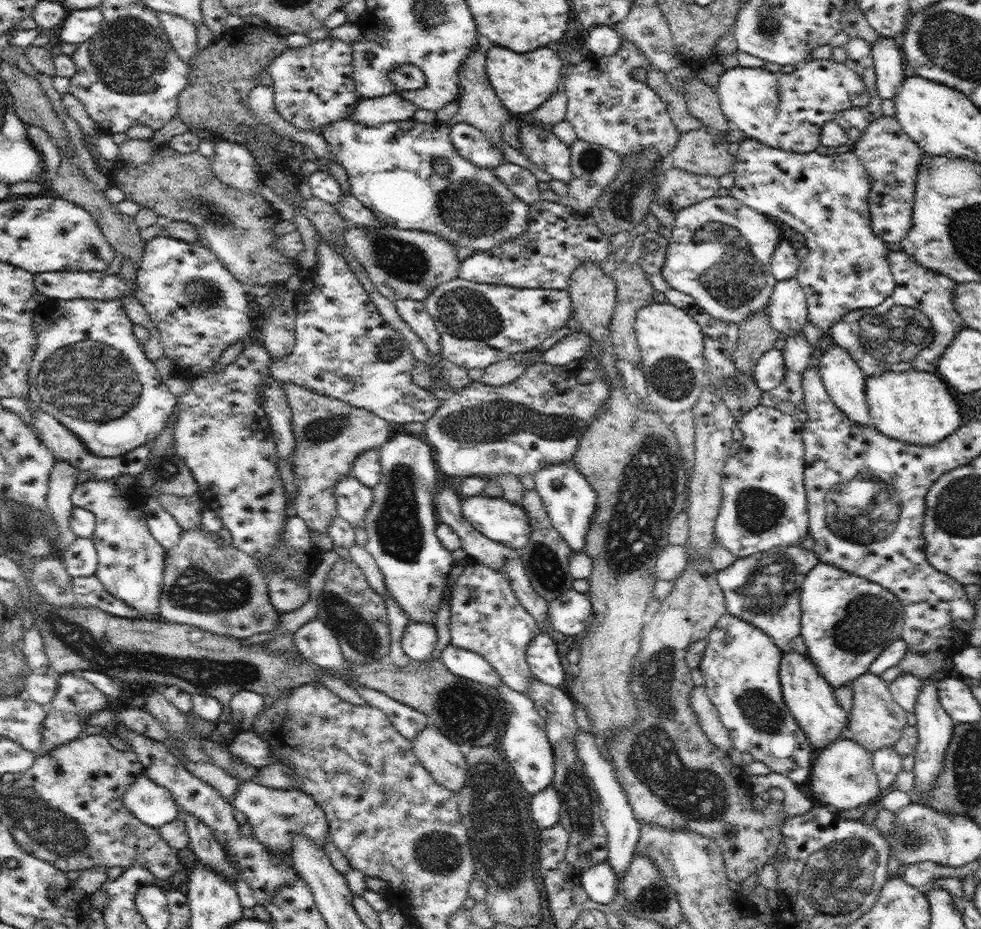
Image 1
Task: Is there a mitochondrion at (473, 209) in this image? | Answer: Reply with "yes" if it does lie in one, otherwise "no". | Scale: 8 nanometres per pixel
yes

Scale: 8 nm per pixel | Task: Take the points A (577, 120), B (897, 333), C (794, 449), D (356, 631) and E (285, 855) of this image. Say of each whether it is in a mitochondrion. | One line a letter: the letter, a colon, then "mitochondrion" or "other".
A: other
B: mitochondrion
C: other
D: mitochondrion
E: other

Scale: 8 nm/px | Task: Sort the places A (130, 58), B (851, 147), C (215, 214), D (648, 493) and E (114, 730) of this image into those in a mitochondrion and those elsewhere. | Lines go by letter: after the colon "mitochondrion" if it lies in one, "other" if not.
A: mitochondrion
B: other
C: mitochondrion
D: mitochondrion
E: other

